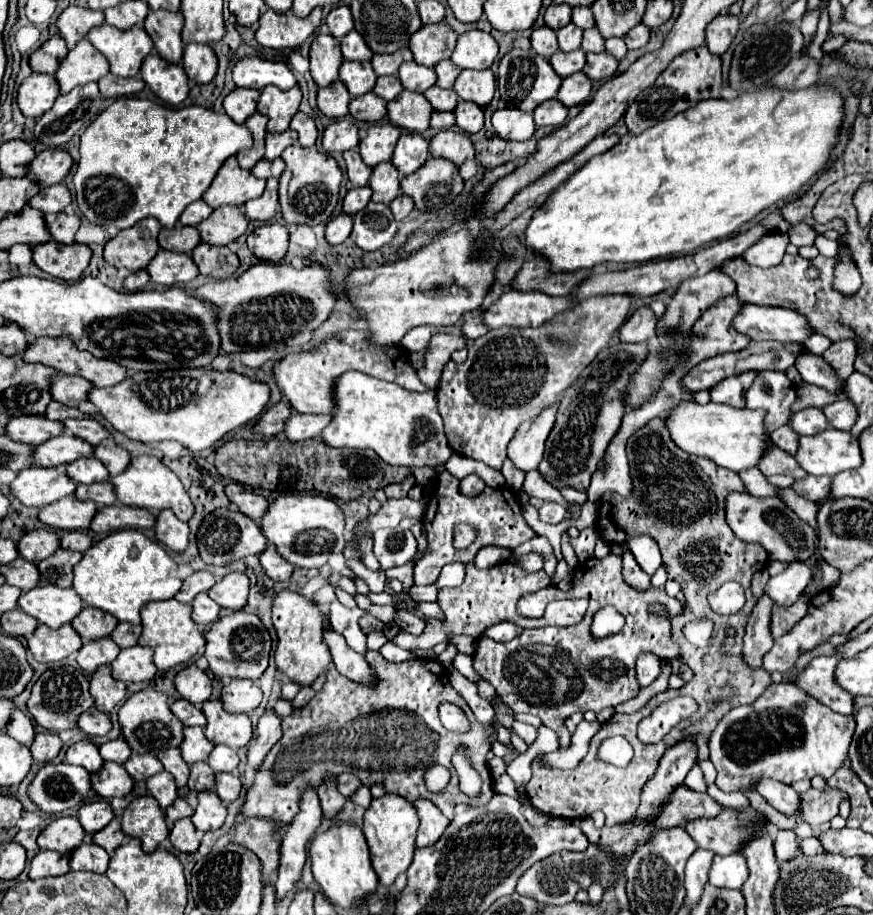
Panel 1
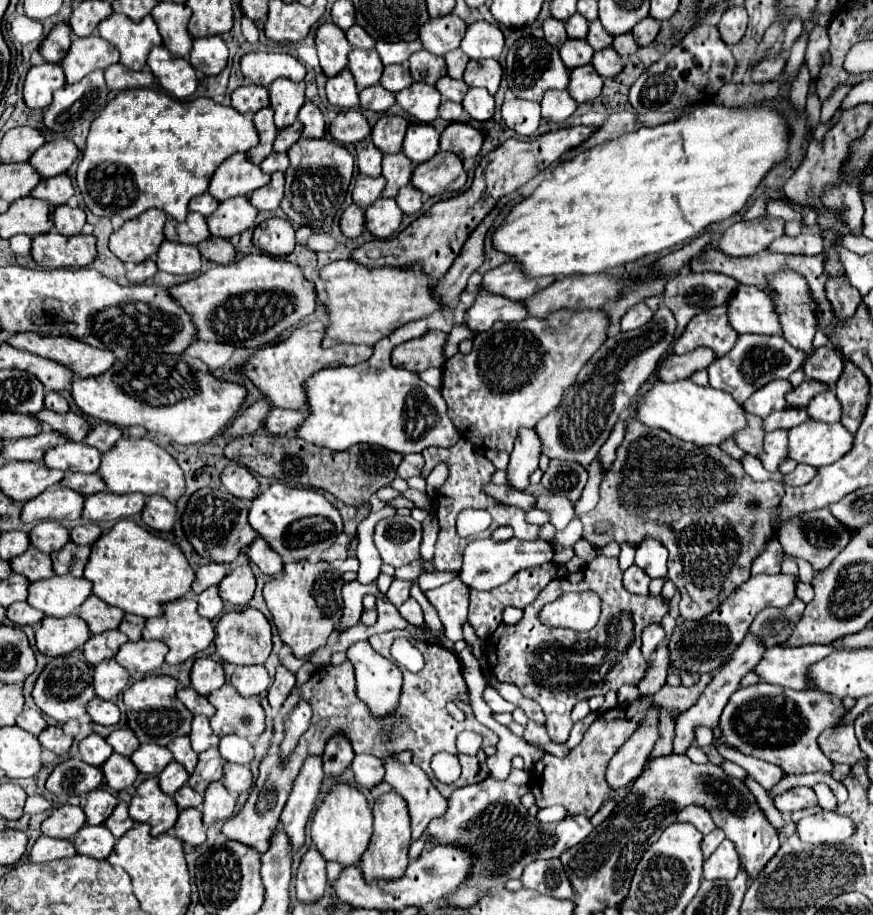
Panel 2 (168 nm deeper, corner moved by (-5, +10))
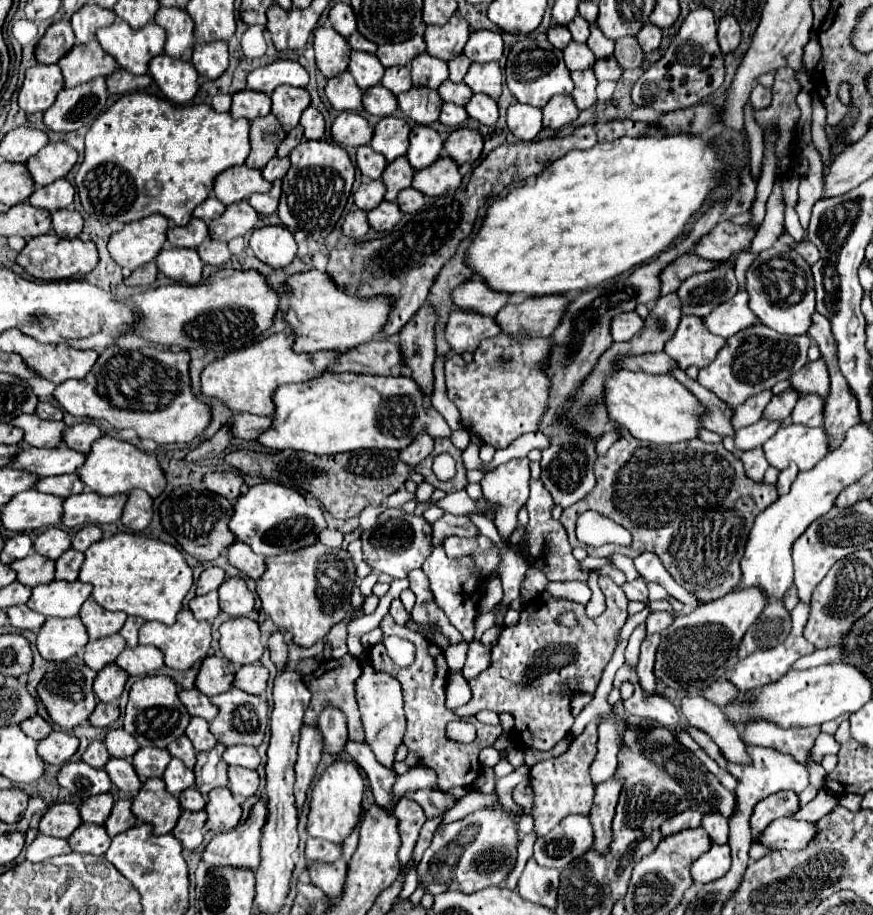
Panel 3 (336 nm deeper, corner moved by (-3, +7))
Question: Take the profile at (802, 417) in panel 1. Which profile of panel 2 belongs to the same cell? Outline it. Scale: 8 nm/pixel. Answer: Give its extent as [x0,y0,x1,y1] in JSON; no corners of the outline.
[764,408,808,432]

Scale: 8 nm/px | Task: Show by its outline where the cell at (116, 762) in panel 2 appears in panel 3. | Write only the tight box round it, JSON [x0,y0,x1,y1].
[106,757,142,791]

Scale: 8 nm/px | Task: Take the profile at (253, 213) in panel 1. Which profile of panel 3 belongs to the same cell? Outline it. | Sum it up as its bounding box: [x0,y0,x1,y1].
[248,181,280,215]

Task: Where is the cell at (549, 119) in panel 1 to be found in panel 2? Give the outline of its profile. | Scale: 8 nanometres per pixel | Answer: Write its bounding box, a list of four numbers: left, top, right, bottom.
[542,90,578,122]

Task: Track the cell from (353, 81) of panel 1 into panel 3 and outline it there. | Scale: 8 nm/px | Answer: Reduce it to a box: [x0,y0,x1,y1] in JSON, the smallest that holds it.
[348,51,384,91]

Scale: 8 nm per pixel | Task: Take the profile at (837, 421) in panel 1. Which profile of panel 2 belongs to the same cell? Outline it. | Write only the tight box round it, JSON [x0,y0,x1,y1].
[806,390,840,422]

